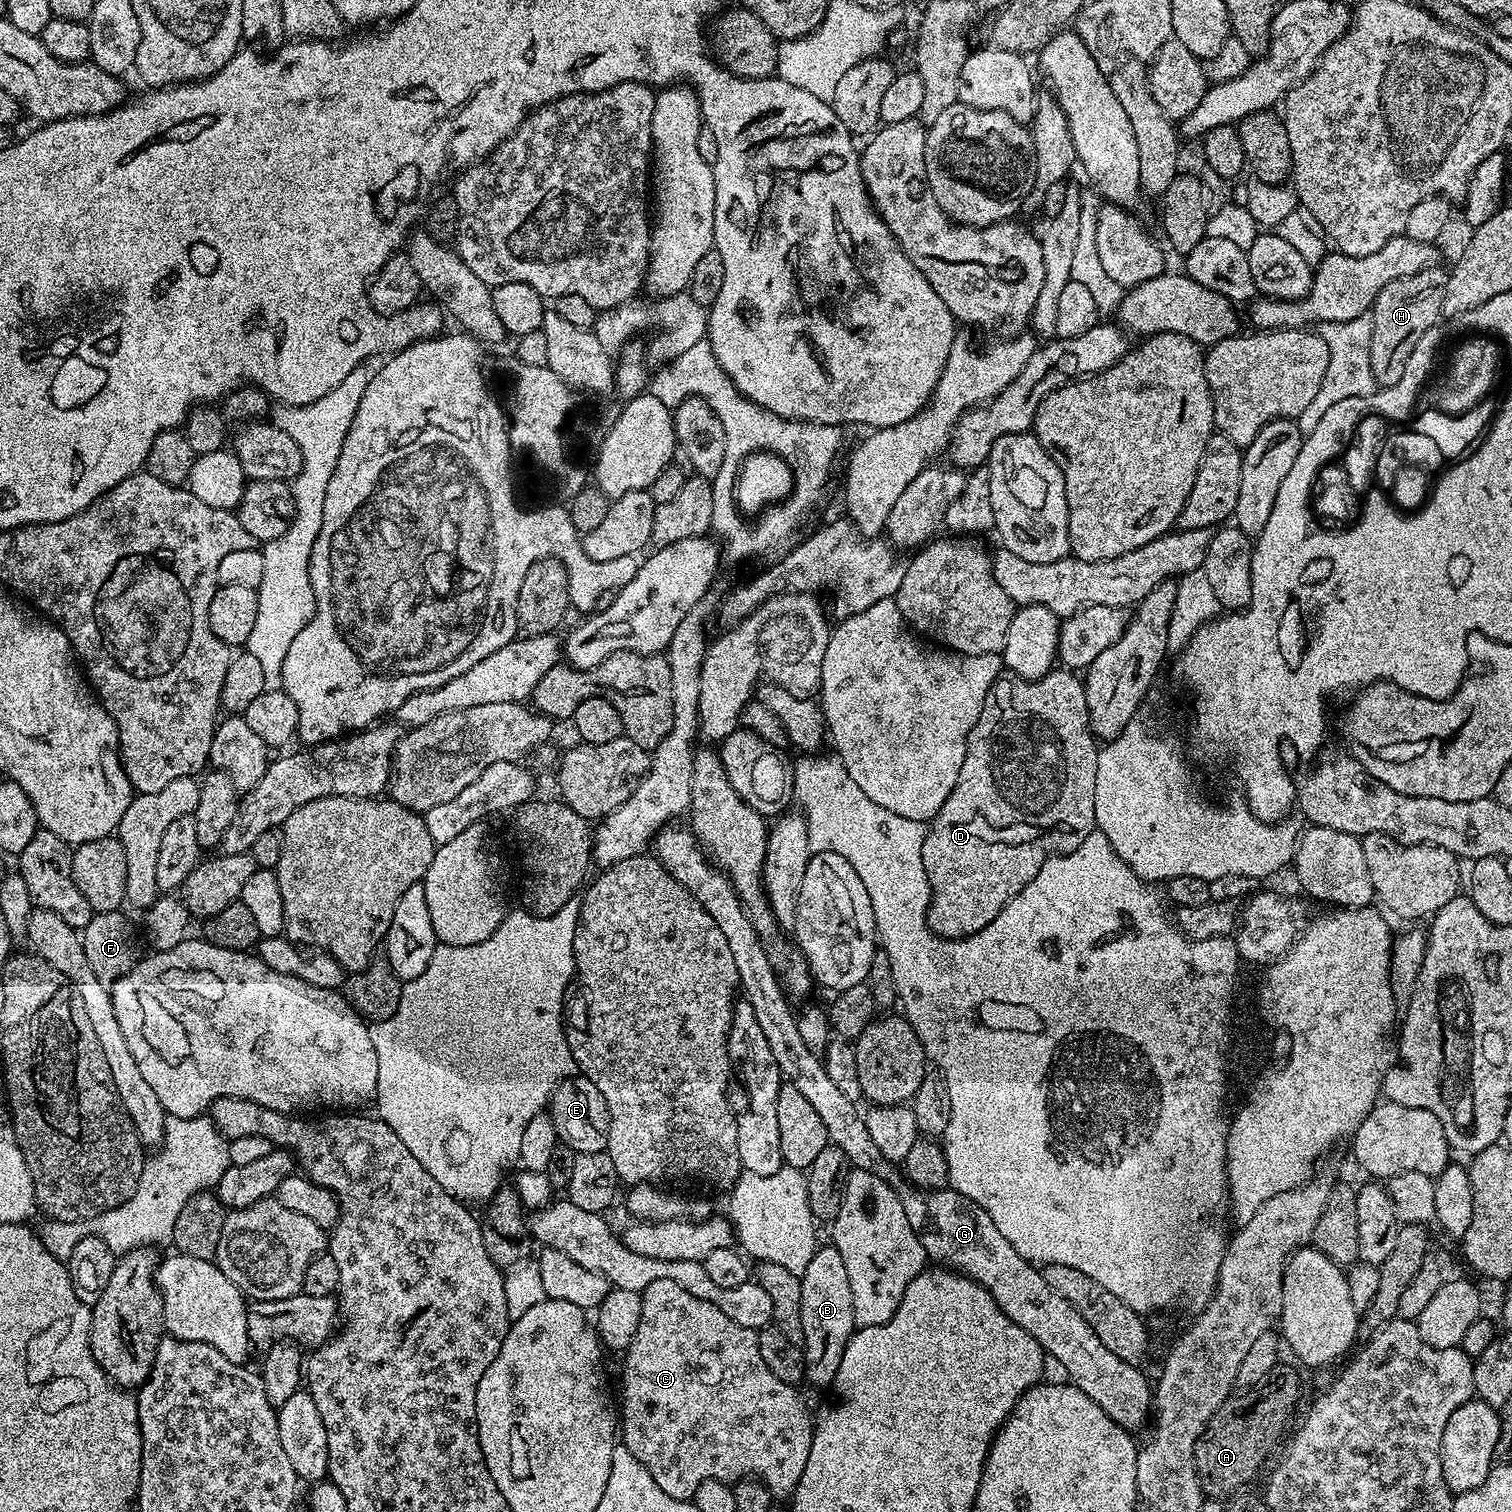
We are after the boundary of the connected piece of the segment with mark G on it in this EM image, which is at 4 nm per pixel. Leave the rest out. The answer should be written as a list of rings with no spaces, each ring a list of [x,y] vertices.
[[[676,826],[661,827],[660,831],[656,833],[654,837],[655,857],[667,868],[672,877],[694,894],[696,901],[714,918],[714,922],[718,922],[718,930],[722,930],[726,942],[730,942],[730,954],[734,954],[734,966],[738,966],[739,987],[742,989],[743,999],[748,1000],[750,1006],[754,1006],[754,1015],[758,1017],[758,1026],[762,1026],[762,1034],[766,1034],[766,1042],[770,1045],[770,1054],[774,1054],[774,1062],[778,1062],[787,1083],[793,1084],[798,1090],[798,1094],[802,1094],[802,1098],[806,1098],[806,1102],[810,1102],[810,1106],[814,1106],[818,1118],[822,1118],[822,1126],[826,1126],[829,1141],[835,1147],[841,1148],[844,1152],[845,1161],[852,1168],[861,1168],[867,1172],[874,1170],[877,1176],[883,1178],[889,1186],[896,1190],[896,1196],[902,1202],[902,1210],[906,1210],[906,1218],[912,1229],[918,1234],[918,1238],[924,1247],[925,1257],[929,1261],[939,1262],[941,1265],[960,1272],[982,1285],[994,1298],[994,1302],[998,1302],[1002,1314],[1006,1314],[1006,1318],[1010,1318],[1010,1322],[1018,1322],[1018,1326],[1022,1326],[1022,1330],[1026,1330],[1026,1334],[1030,1334],[1030,1338],[1034,1338],[1043,1346],[1047,1355],[1052,1356],[1058,1362],[1062,1362],[1062,1366],[1066,1366],[1068,1380],[1074,1387],[1082,1390],[1094,1402],[1098,1402],[1098,1406],[1102,1406],[1104,1413],[1118,1427],[1129,1434],[1136,1434],[1136,1431],[1144,1423],[1145,1427],[1150,1420],[1149,1409],[1154,1404],[1154,1388],[1150,1380],[1148,1384],[1147,1378],[1139,1372],[1141,1369],[1137,1365],[1118,1358],[1118,1354],[1114,1354],[1110,1350],[1106,1350],[1106,1346],[1102,1346],[1102,1338],[1098,1338],[1098,1334],[1094,1334],[1090,1322],[1086,1322],[1086,1318],[1082,1318],[1082,1314],[1078,1314],[1078,1310],[1074,1310],[1074,1306],[1070,1306],[1070,1302],[1066,1302],[1066,1298],[1062,1298],[1062,1294],[1058,1294],[1058,1290],[1054,1290],[1054,1286],[1050,1286],[1050,1282],[1046,1282],[1043,1271],[1037,1265],[1033,1264],[1031,1260],[1022,1258],[1022,1254],[1018,1254],[1018,1250],[1014,1250],[1014,1246],[1010,1246],[1010,1242],[1006,1242],[1006,1237],[1000,1233],[998,1226],[994,1226],[994,1218],[990,1218],[990,1214],[986,1214],[986,1210],[982,1210],[973,1200],[966,1198],[951,1186],[934,1188],[931,1191],[915,1188],[913,1184],[902,1178],[897,1169],[896,1172],[892,1169],[895,1167],[889,1161],[881,1157],[878,1146],[874,1146],[874,1142],[870,1138],[870,1130],[866,1130],[866,1122],[861,1109],[856,1109],[858,1107],[857,1101],[851,1100],[842,1094],[838,1087],[834,1086],[834,1081],[827,1073],[823,1059],[817,1053],[812,1052],[810,1046],[806,1046],[806,1042],[802,1042],[802,1033],[798,1031],[798,1022],[796,1021],[797,1013],[794,1008],[792,1012],[791,1006],[788,1005],[790,1000],[782,987],[782,980],[777,969],[776,972],[772,969],[772,960],[768,957],[767,950],[764,949],[767,948],[765,941],[760,939],[758,930],[754,930],[754,922],[748,917],[748,911],[744,909],[744,904],[738,898],[734,886],[728,881],[728,876],[713,863],[707,851],[697,840],[691,827],[672,827]]]

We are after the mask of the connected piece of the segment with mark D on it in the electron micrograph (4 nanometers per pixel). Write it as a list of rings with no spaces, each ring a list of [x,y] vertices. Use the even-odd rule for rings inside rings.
[[[1063,666],[1053,667],[1052,671],[1047,672],[1042,678],[1037,680],[1021,680],[1013,678],[1011,675],[1004,674],[992,683],[990,690],[984,699],[984,705],[980,711],[978,722],[974,722],[974,726],[968,735],[966,742],[966,758],[962,762],[962,770],[958,774],[958,782],[940,807],[940,812],[927,825],[924,833],[924,841],[922,842],[922,866],[928,875],[928,885],[932,891],[932,901],[928,903],[928,924],[932,927],[933,932],[938,936],[944,937],[945,940],[963,940],[966,936],[973,936],[978,930],[982,930],[982,926],[986,926],[998,915],[1002,910],[1002,906],[1006,906],[1006,902],[1010,898],[1014,898],[1026,886],[1026,882],[1030,882],[1030,878],[1034,878],[1034,874],[1038,874],[1038,870],[1048,860],[1049,856],[1054,856],[1062,852],[1072,852],[1082,843],[1086,837],[1094,831],[1097,831],[1096,819],[1094,818],[1094,774],[1096,773],[1096,763],[1098,762],[1098,741],[1092,734],[1092,727],[1088,724],[1088,707],[1086,706],[1086,690],[1084,689],[1084,681],[1075,671],[1069,670]]]

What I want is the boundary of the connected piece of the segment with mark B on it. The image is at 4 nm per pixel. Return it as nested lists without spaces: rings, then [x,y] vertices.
[[[834,1246],[827,1247],[817,1247],[809,1266],[799,1276],[802,1286],[804,1374],[809,1385],[831,1385],[838,1374],[838,1366],[842,1366],[842,1354],[857,1329],[850,1298],[850,1278],[846,1278],[842,1254],[838,1254]]]

